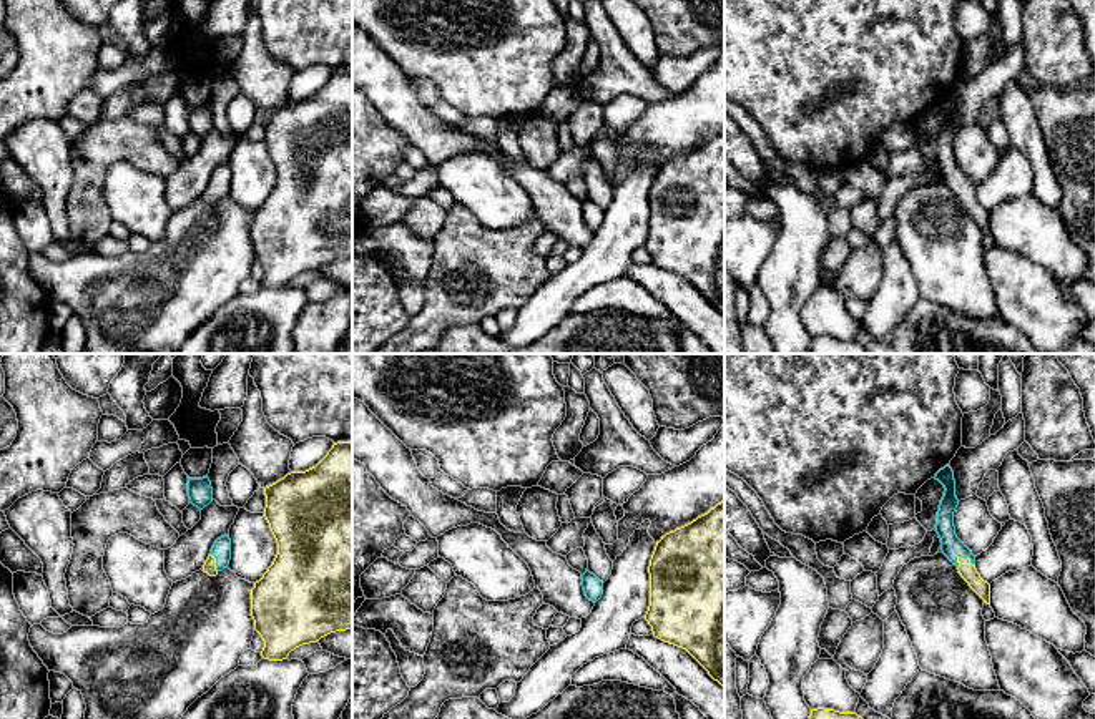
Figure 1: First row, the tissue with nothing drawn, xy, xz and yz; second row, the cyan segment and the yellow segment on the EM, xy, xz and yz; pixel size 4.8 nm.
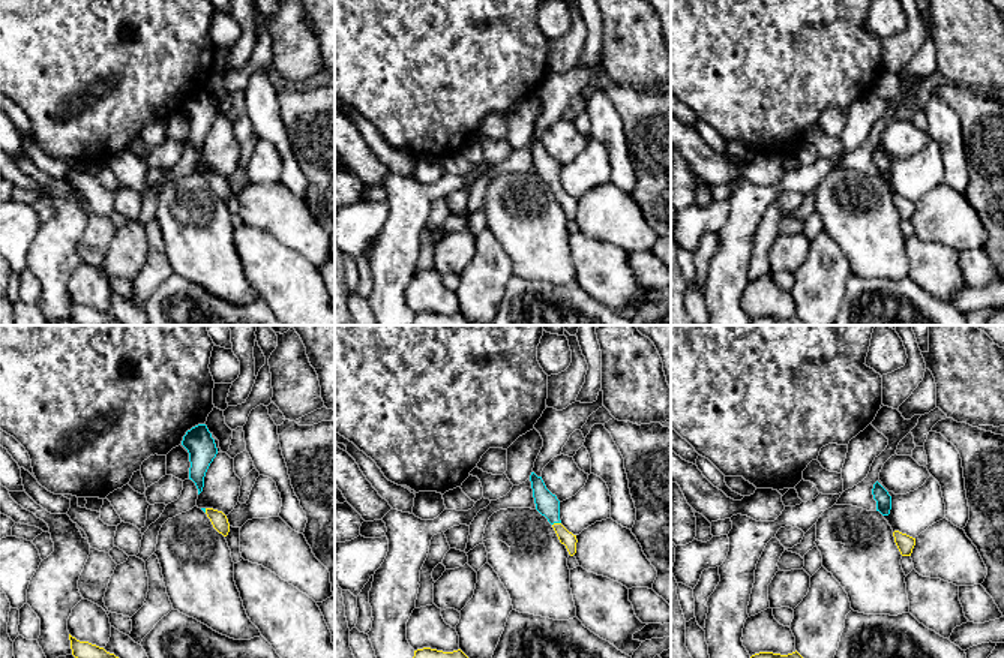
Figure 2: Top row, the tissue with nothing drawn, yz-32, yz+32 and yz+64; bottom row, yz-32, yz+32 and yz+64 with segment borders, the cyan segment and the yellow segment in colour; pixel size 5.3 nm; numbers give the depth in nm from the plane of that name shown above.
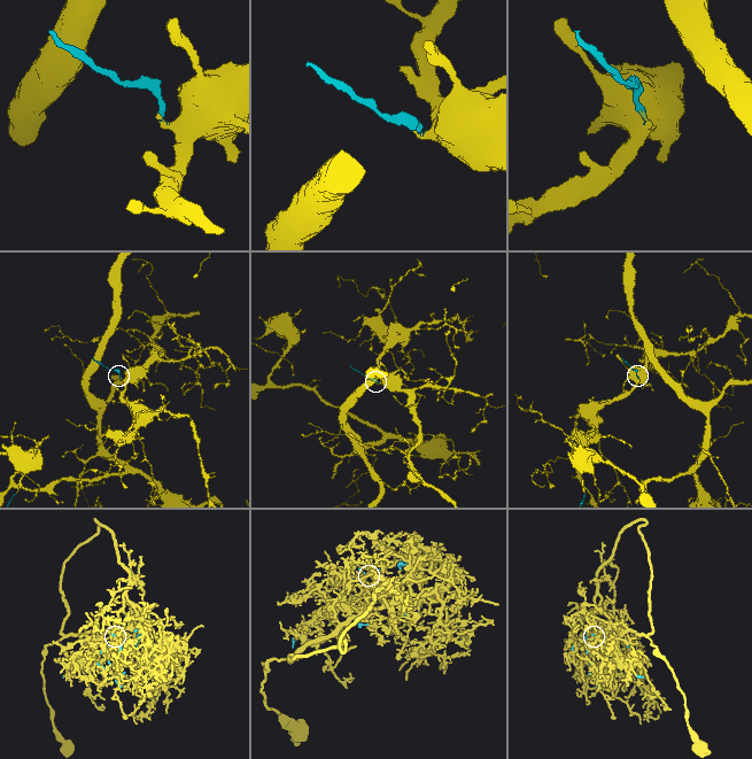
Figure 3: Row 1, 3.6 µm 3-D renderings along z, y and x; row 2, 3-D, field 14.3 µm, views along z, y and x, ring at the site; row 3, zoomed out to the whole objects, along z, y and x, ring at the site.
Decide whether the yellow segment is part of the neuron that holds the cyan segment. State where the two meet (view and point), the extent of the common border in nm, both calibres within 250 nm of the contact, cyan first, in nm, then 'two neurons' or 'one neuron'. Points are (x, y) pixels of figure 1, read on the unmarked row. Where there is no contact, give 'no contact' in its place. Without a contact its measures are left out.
meets cyan in yz at (966, 185); contact 100 nm long; 100 nm thick on the cyan side, 80 nm on the other; two neurons

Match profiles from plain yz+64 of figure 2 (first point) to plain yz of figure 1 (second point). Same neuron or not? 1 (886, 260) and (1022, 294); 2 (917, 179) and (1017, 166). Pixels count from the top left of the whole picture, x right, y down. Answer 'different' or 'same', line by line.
1: different
2: same

